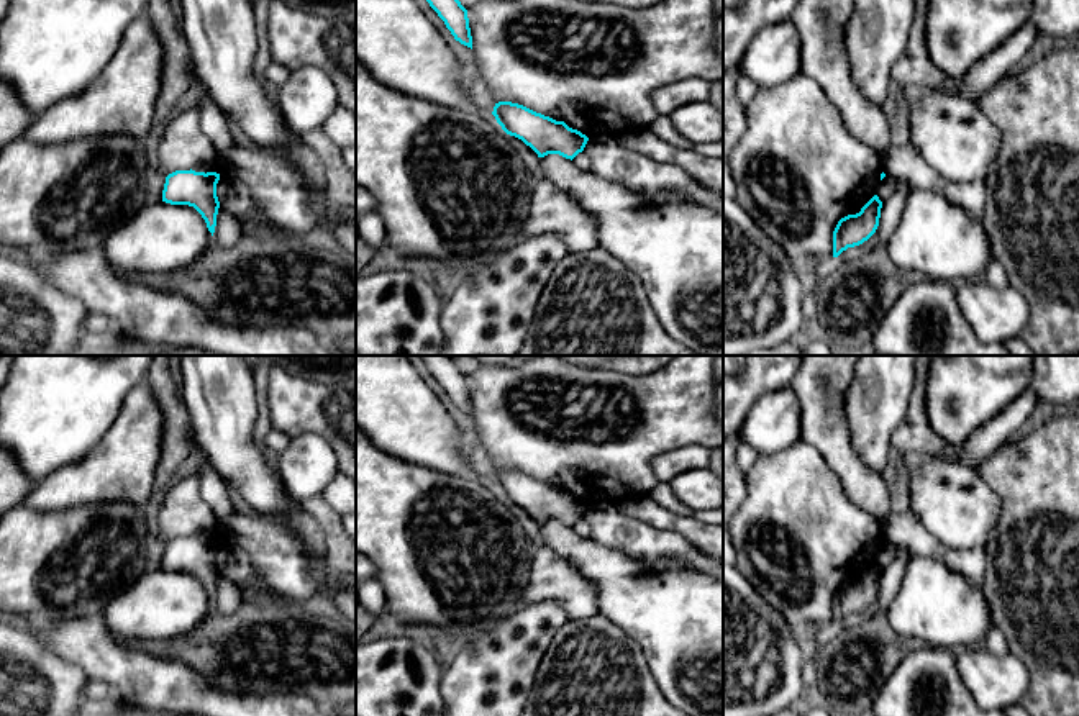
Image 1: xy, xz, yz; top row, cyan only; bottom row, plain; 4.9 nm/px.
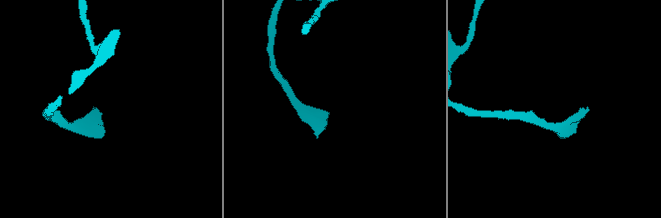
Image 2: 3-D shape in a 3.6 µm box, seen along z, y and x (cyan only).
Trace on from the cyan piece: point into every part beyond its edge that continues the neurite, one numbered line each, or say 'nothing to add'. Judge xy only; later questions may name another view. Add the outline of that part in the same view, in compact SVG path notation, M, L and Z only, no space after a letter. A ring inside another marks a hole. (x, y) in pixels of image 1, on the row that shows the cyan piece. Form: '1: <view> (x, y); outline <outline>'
nothing to add

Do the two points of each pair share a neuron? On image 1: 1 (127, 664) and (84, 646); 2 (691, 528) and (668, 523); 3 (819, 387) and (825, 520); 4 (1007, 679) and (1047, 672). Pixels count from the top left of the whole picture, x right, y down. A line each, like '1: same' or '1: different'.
1: same
2: same
3: different
4: different

